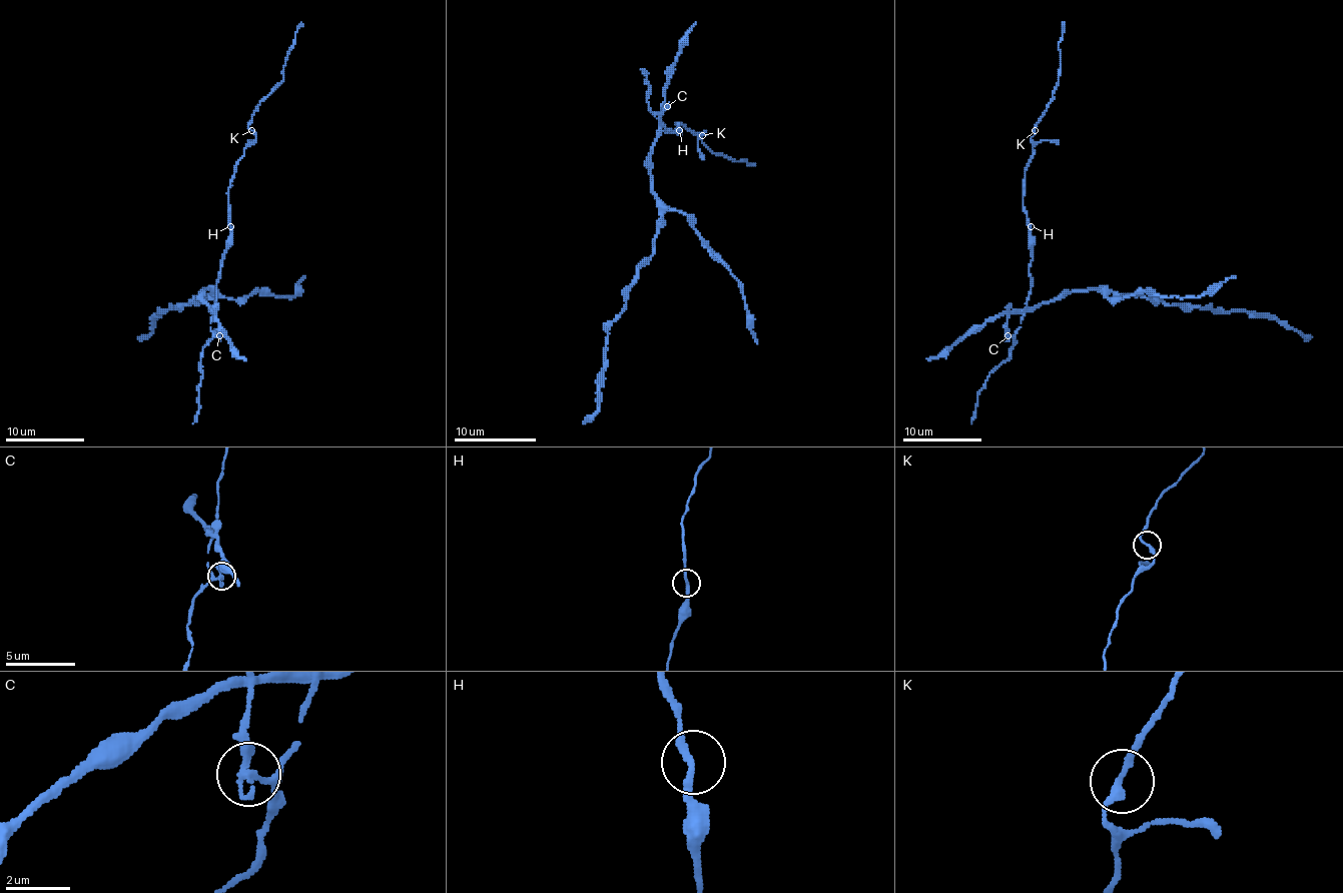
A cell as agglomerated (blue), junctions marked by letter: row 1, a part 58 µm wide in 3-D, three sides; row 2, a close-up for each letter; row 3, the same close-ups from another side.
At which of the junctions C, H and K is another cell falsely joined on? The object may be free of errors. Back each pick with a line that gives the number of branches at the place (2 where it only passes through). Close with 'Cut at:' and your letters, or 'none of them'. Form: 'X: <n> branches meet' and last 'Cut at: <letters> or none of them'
C: 2 branches meet
Cut at: C

